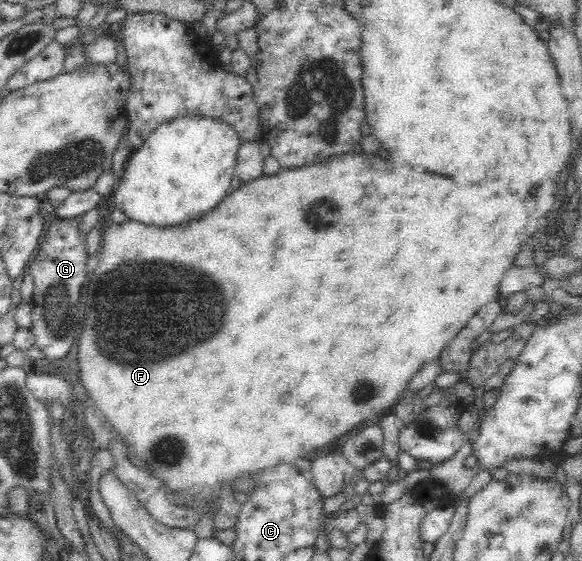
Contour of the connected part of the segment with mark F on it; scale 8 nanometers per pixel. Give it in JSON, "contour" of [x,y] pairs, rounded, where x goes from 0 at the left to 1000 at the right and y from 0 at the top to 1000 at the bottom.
{"contour":[[[593,271],[416,324],[409,337],[397,337],[369,369],[338,390],[284,405],[225,389],[210,398],[186,394],[175,408],[167,449],[170,469],[143,517],[149,554],[146,583],[132,604],[132,643],[139,651],[136,676],[163,727],[170,725],[170,736],[215,777],[225,799],[232,799],[237,816],[249,824],[249,836],[287,859],[292,877],[308,870],[325,873],[342,891],[376,884],[388,857],[431,850],[479,825],[527,818],[533,807],[629,747],[651,747],[674,731],[710,668],[730,647],[756,636],[826,547],[859,529],[857,512],[868,487],[885,474],[885,458],[899,433],[933,401],[943,376],[954,369],[957,340],[967,333],[971,319],[967,308],[960,308],[936,351],[926,340],[912,351],[905,344],[902,351],[885,351],[875,340],[864,355],[861,344],[840,348],[833,326],[792,330],[782,316],[682,294],[679,287],[648,276]]]}

